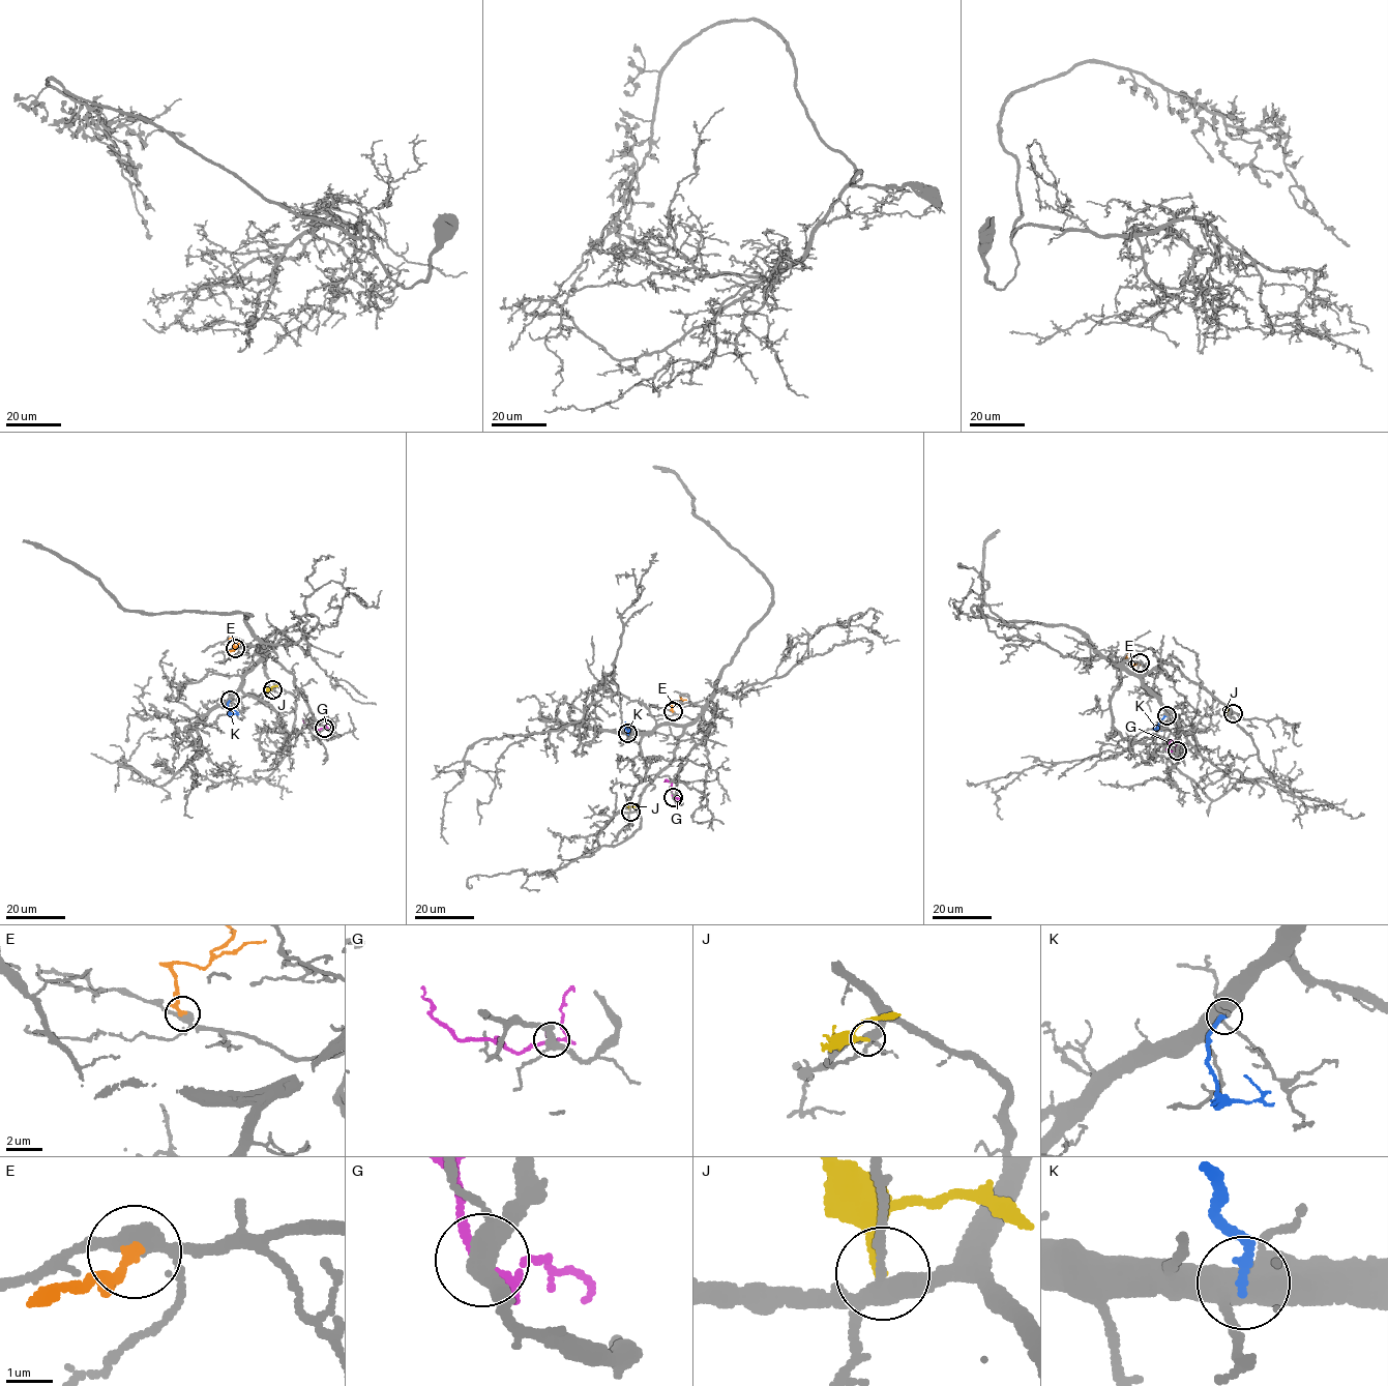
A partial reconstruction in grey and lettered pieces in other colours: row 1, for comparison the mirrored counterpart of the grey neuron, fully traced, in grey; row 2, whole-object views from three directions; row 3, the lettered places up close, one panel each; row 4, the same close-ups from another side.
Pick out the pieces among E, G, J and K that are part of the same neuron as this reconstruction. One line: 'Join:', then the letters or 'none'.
Join: E

